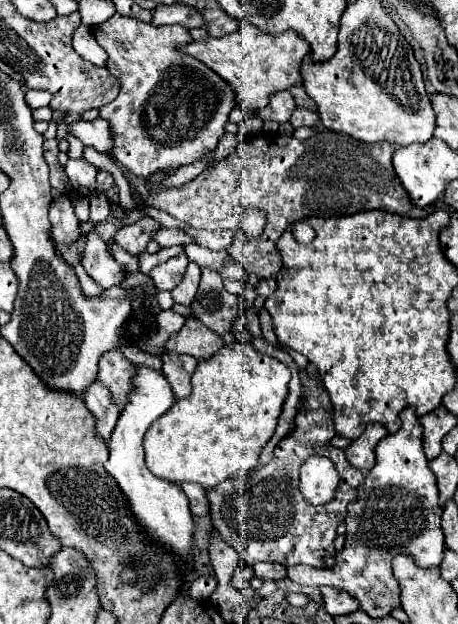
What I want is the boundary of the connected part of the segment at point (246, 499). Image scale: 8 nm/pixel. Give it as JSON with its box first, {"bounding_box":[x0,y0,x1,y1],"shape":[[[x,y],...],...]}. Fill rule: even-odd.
{"bounding_box":[207,377,363,567],"shape":[[[315,377],[303,381],[303,395],[307,395],[309,399],[297,405],[299,411],[295,415],[295,427],[287,437],[279,441],[273,459],[259,471],[223,481],[221,485],[217,485],[217,489],[213,489],[213,493],[207,493],[213,527],[219,531],[223,541],[227,541],[241,555],[241,561],[247,565],[269,561],[281,563],[285,567],[297,563],[321,567],[321,559],[325,555],[335,555],[335,529],[345,519],[347,503],[355,499],[357,487],[363,481],[363,473],[347,463],[345,453],[329,445],[329,439],[335,435],[333,407],[329,401],[329,393],[321,385],[321,381],[317,381]],[[309,455],[325,455],[331,461],[343,461],[343,475],[337,487],[337,497],[321,507],[307,505],[299,491],[291,487],[297,485],[299,465]]]}

